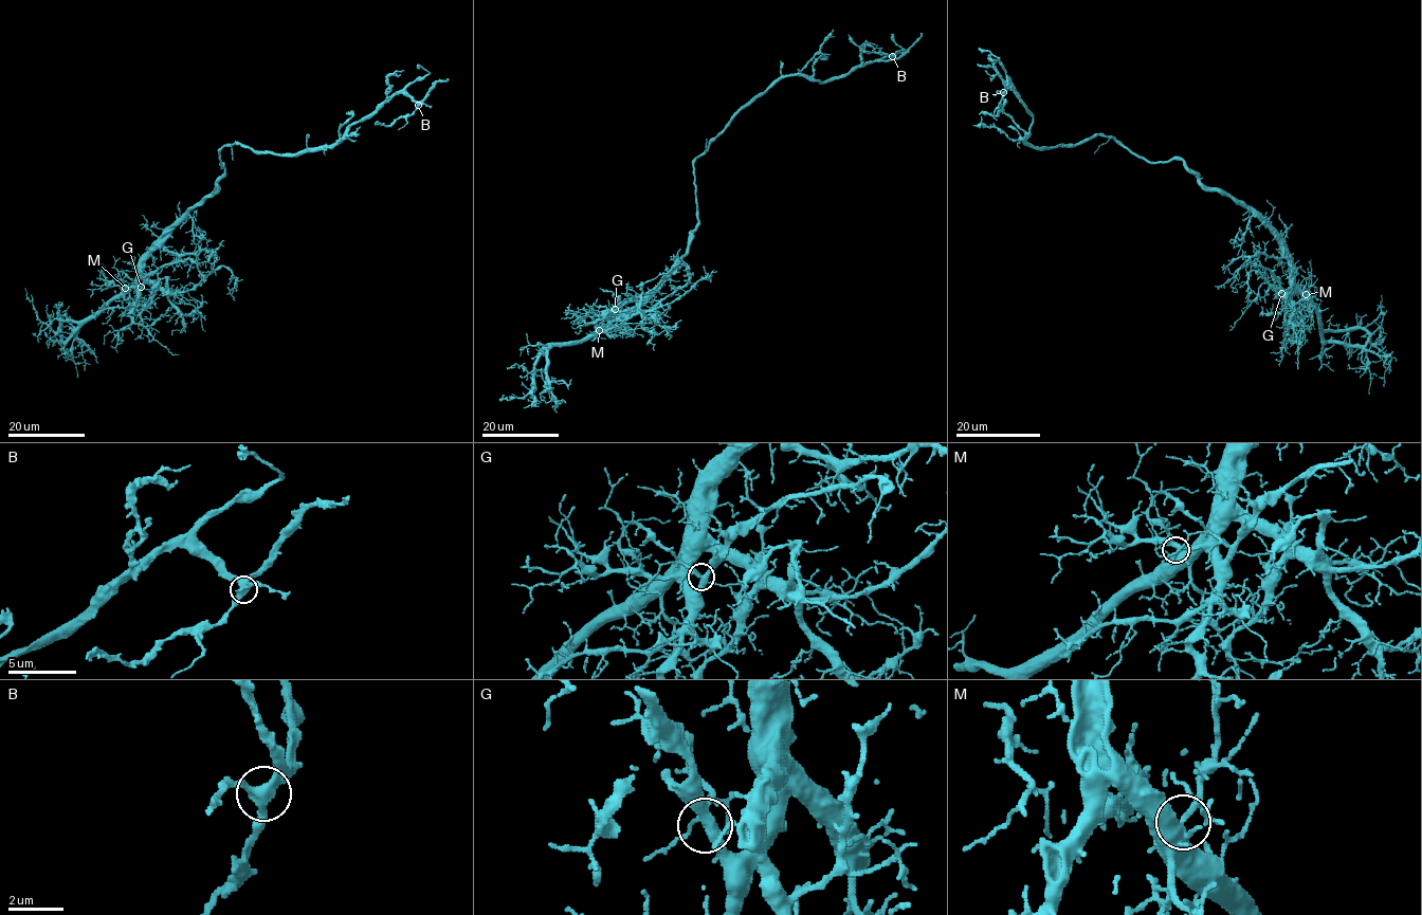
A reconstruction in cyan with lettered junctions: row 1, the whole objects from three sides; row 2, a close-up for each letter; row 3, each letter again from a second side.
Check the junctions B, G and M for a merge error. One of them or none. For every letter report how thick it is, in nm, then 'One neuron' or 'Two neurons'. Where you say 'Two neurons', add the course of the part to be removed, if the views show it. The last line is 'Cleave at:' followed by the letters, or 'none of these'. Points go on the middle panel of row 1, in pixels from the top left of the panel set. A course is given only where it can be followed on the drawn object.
B: Thickness 420 nm. One neuron
G: Thickness 320 nm. One neuron
M: Thickness 320 nm. One neuron
Cleave at: none of these

